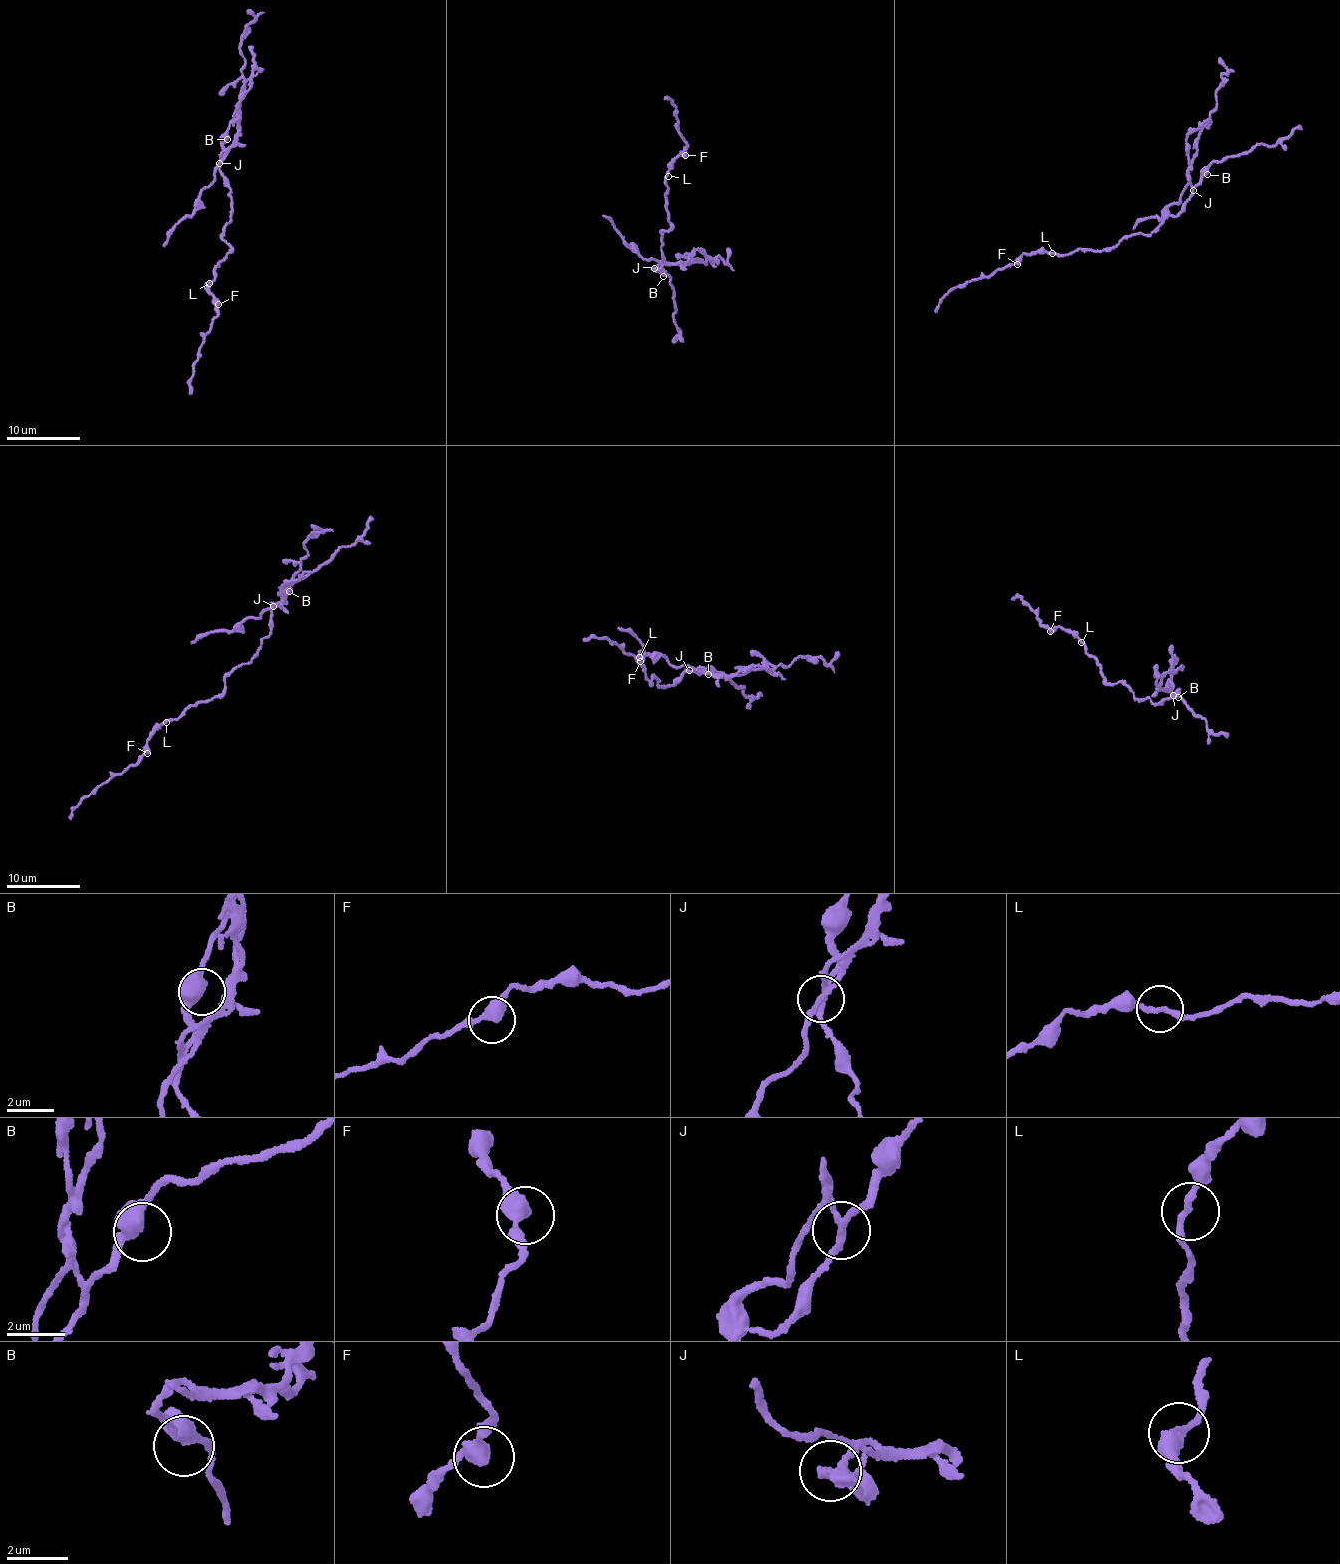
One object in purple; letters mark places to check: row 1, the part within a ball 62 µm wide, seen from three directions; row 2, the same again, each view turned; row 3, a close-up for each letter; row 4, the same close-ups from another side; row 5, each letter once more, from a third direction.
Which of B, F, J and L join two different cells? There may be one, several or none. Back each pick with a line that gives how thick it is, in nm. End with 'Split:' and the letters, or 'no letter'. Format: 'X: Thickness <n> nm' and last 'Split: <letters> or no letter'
J: Thickness 200 nm
Split: J

